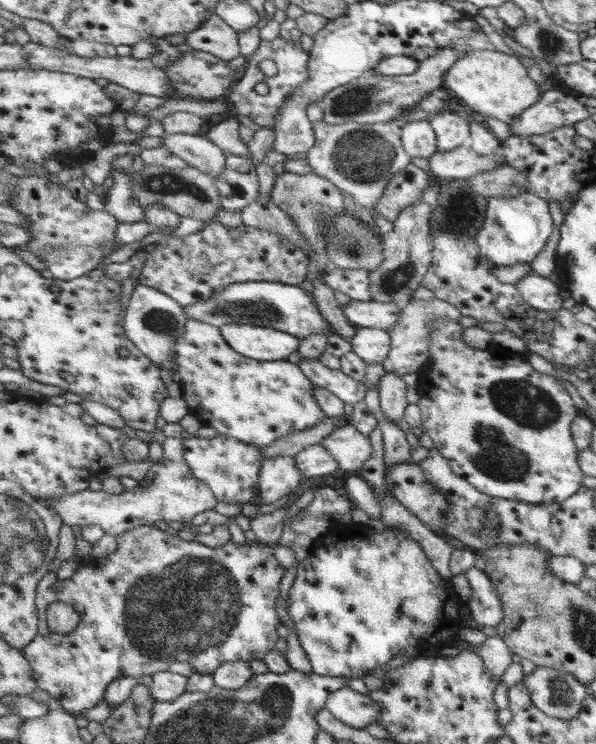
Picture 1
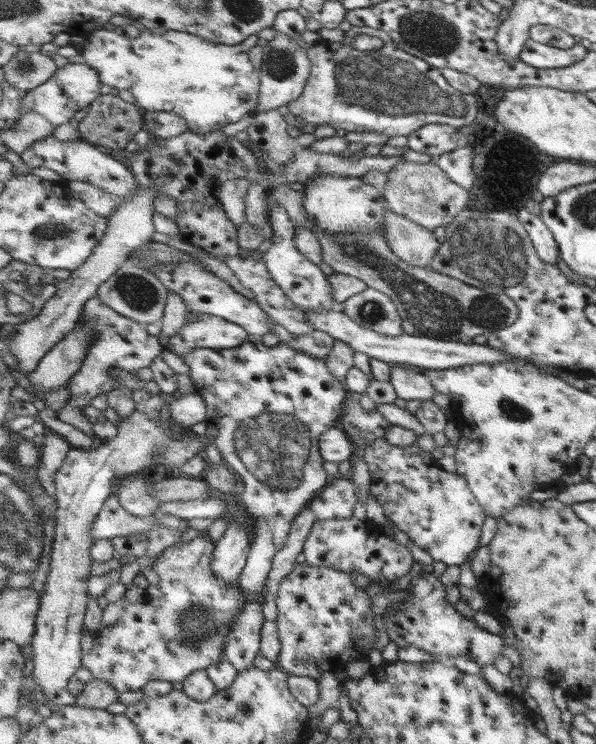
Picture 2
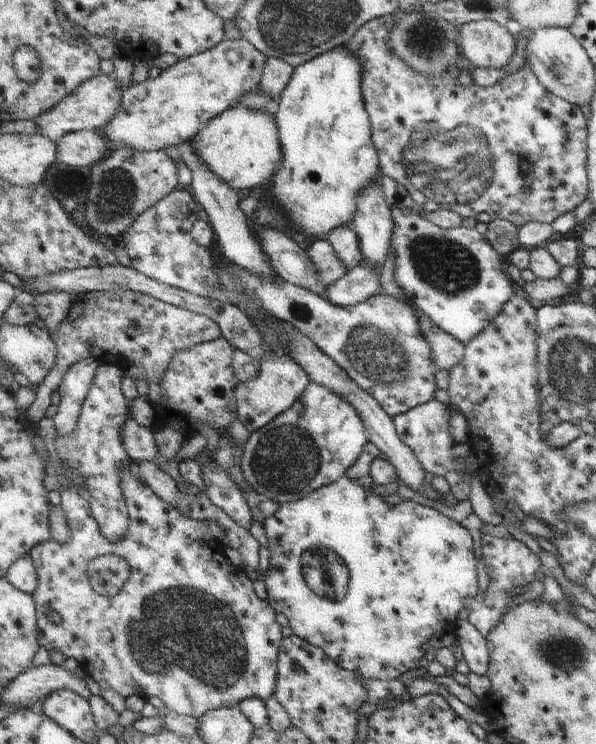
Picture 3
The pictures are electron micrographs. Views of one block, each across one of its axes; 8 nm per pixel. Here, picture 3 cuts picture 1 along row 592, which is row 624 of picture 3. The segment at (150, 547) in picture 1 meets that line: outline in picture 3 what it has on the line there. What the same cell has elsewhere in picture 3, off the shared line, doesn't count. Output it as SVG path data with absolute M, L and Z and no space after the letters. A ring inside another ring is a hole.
M60 459L59 462L62 465L63 471L65 471L65 475L70 479L68 488L60 490L62 495L62 503L60 505L63 508L63 512L65 512L65 516L67 516L67 524L71 528L71 540L65 542L65 544L49 540L48 542L37 544L29 552L39 576L38 591L34 595L34 602L38 605L39 645L43 646L49 653L57 652L58 650L64 655L65 659L75 659L83 672L89 675L99 685L101 690L112 688L124 698L138 696L146 700L148 697L155 696L165 704L171 713L193 716L197 719L201 719L201 716L206 715L211 710L227 708L227 706L240 706L243 700L248 700L249 698L259 698L266 702L271 696L274 696L279 680L279 652L281 652L284 640L283 630L281 630L277 618L275 618L277 612L268 601L261 600L255 594L255 590L253 590L254 580L250 580L245 571L239 570L235 564L229 562L229 558L225 556L225 548L227 546L223 541L215 538L215 534L210 532L209 526L205 524L205 521L186 518L179 510L176 510L171 504L162 500L141 478L135 478L129 470L123 470L121 474L123 474L123 492L125 492L128 505L129 530L127 530L127 536L123 536L121 542L110 542L100 532L99 524L97 524L97 520L91 514L91 504L89 504L91 500L89 498L92 498L92 496L89 494L87 484L85 484L85 478L73 470L71 462ZM104 555L117 555L131 566L131 578L127 580L127 584L125 584L125 588L121 590L121 593L115 597L101 596L91 586L89 562ZM51 612L57 613L61 618L58 624L51 620Z

